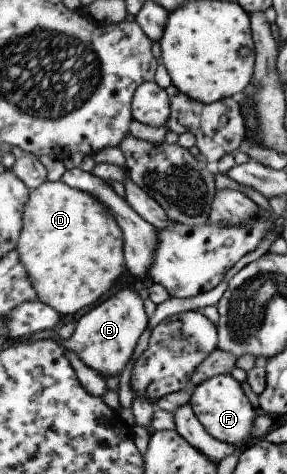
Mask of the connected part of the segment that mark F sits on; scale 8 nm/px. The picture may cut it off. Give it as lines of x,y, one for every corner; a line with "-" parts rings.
217,374
217,376
211,376
209,380
201,382
193,390
193,396
189,402
193,413
205,431
216,440
233,444
238,451
254,441
251,439
251,430
253,430
253,422
255,422
259,410
253,408
241,383
237,382
231,374

